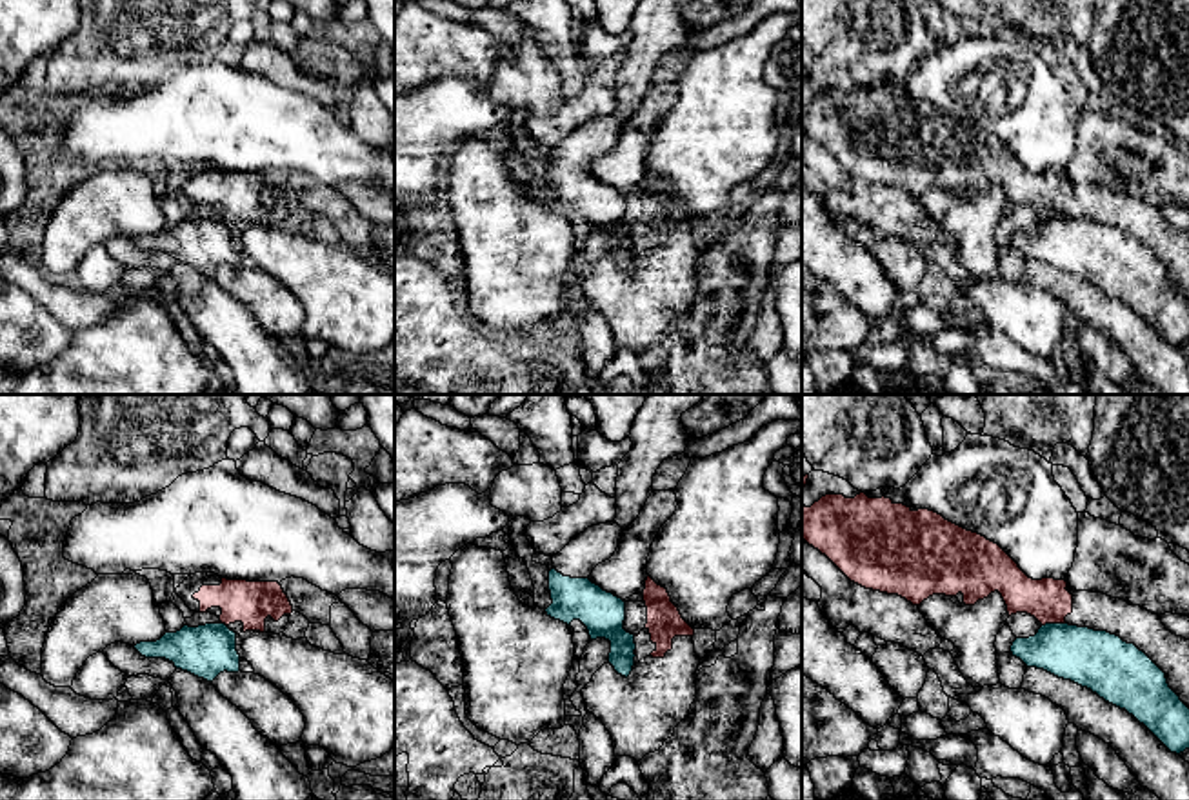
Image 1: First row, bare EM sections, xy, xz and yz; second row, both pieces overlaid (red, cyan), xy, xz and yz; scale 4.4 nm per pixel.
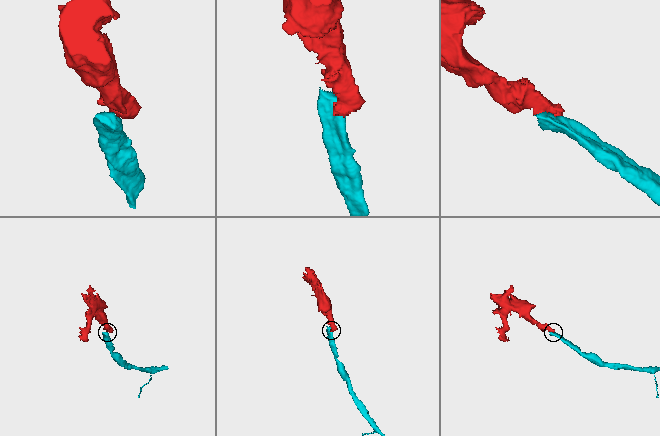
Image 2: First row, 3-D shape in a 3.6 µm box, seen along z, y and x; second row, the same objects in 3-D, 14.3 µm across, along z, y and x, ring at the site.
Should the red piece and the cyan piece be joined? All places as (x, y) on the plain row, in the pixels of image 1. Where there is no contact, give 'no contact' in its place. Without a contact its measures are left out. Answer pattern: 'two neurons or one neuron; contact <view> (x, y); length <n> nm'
two neurons; contact yz (1053, 215); length 110 nm

